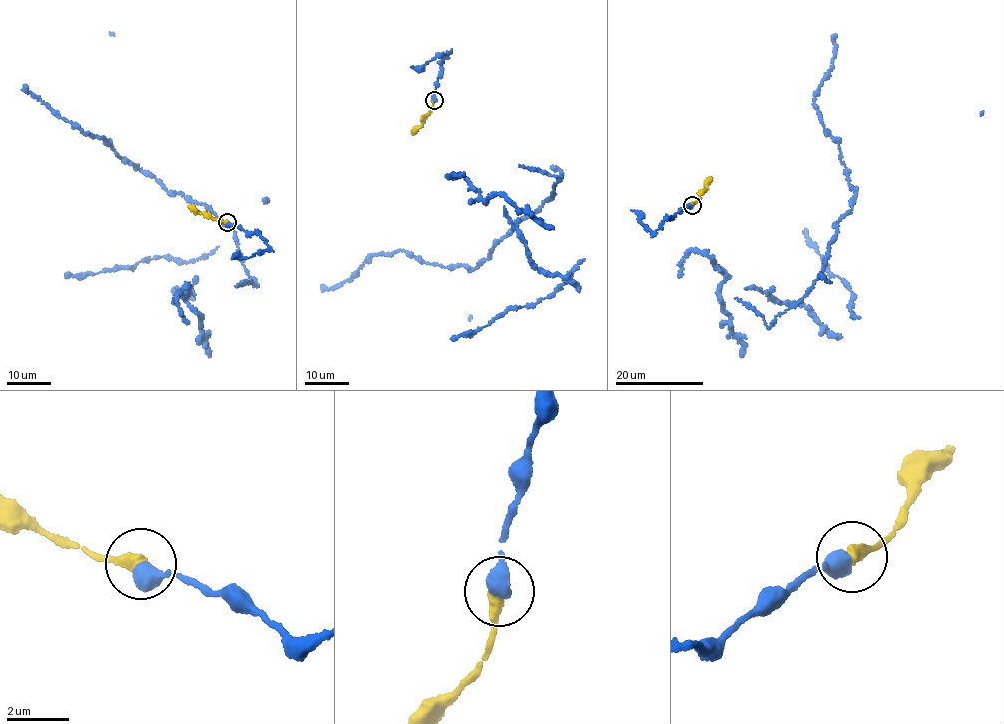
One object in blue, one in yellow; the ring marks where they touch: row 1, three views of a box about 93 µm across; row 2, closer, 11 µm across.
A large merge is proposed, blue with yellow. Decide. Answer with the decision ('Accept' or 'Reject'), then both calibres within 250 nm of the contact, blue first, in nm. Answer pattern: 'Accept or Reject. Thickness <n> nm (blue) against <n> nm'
Accept. Thickness 600 nm (blue) against 400 nm

